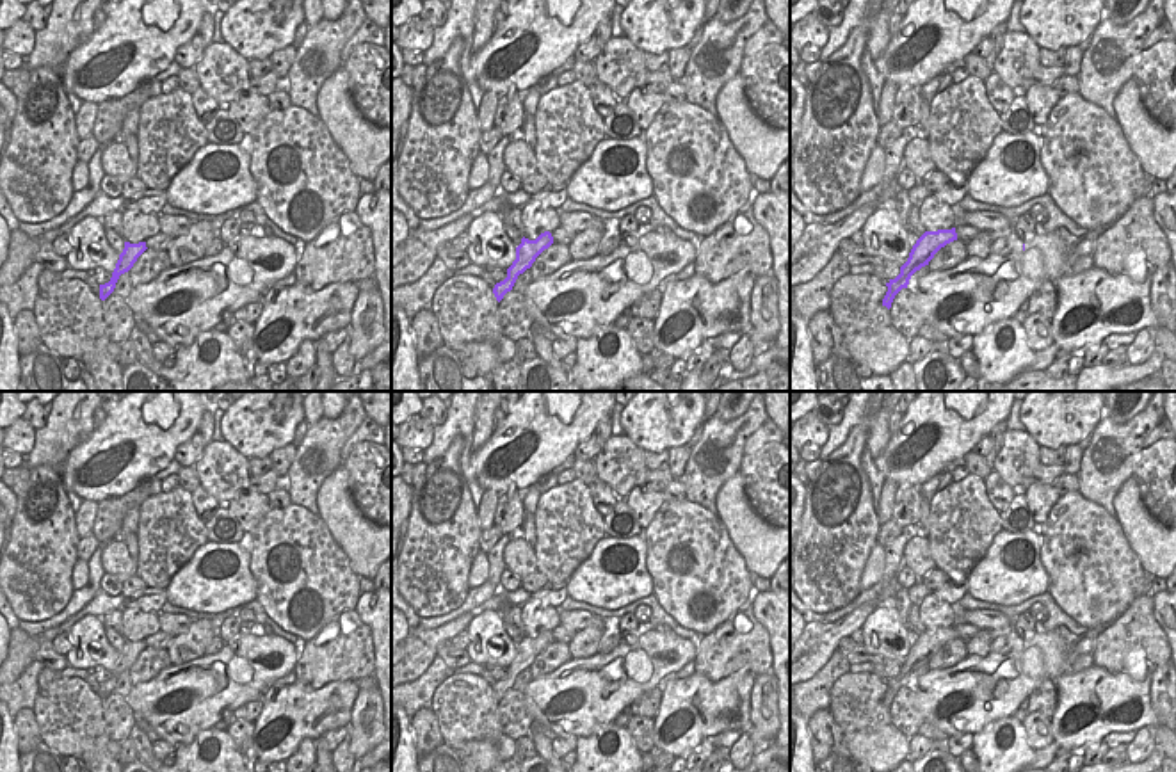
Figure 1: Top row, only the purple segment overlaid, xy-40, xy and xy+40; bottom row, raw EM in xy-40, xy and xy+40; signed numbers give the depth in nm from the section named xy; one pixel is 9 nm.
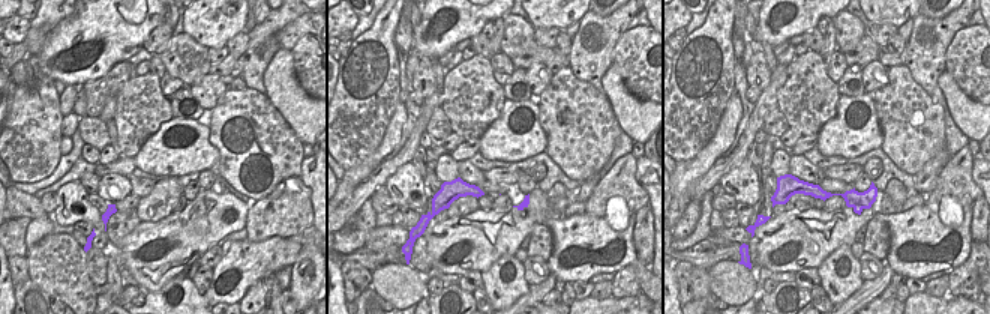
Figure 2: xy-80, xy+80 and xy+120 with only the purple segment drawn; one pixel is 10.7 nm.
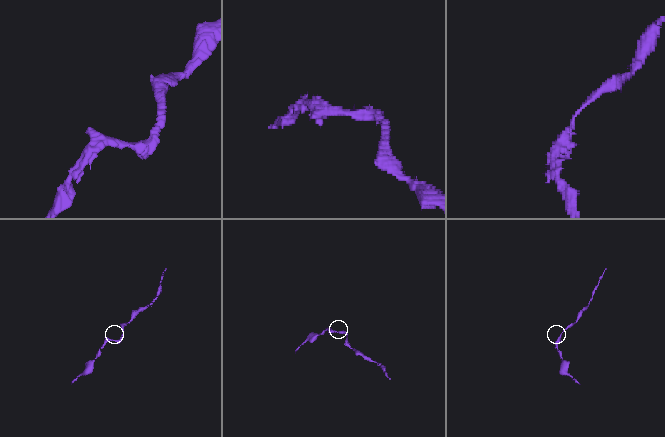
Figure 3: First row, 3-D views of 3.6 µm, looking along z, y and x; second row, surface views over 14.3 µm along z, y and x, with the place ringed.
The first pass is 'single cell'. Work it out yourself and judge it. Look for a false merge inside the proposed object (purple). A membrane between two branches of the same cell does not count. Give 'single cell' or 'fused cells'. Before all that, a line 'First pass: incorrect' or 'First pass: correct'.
First pass: correct
single cell

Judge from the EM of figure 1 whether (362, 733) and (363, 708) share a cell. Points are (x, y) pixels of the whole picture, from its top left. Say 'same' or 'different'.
same

